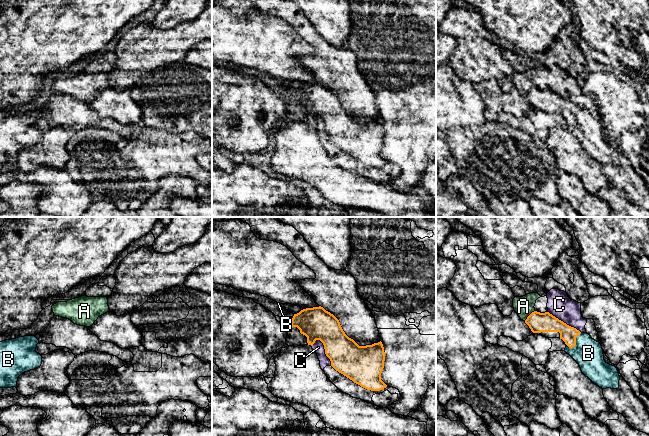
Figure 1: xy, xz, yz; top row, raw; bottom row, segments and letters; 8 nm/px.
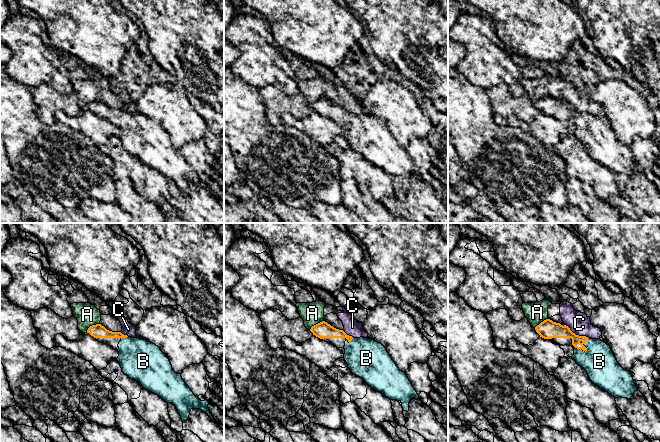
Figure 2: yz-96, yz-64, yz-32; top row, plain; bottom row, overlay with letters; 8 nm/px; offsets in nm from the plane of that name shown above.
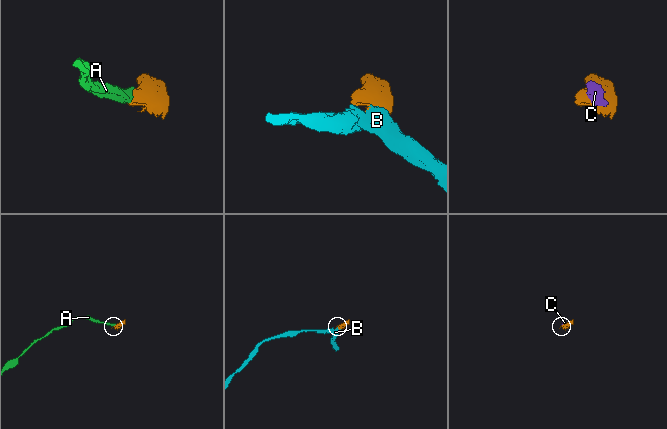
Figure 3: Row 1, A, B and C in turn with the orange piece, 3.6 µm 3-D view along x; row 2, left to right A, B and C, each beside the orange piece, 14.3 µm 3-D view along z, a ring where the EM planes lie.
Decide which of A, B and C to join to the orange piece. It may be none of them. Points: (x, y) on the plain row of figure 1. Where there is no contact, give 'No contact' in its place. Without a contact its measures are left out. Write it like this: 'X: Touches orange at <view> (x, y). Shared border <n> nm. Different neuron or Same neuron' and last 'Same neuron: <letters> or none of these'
A: Touches orange at yz (529, 91). Shared border 120 nm. Different neuron
B: Touches orange at yz (575, 119). Shared border 160 nm. Same neuron
C: Touches orange at xz (325, 127). Shared border 240 nm. Different neuron
Same neuron: B

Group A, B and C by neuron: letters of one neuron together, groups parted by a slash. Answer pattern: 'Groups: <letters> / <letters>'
Groups: A C / B

